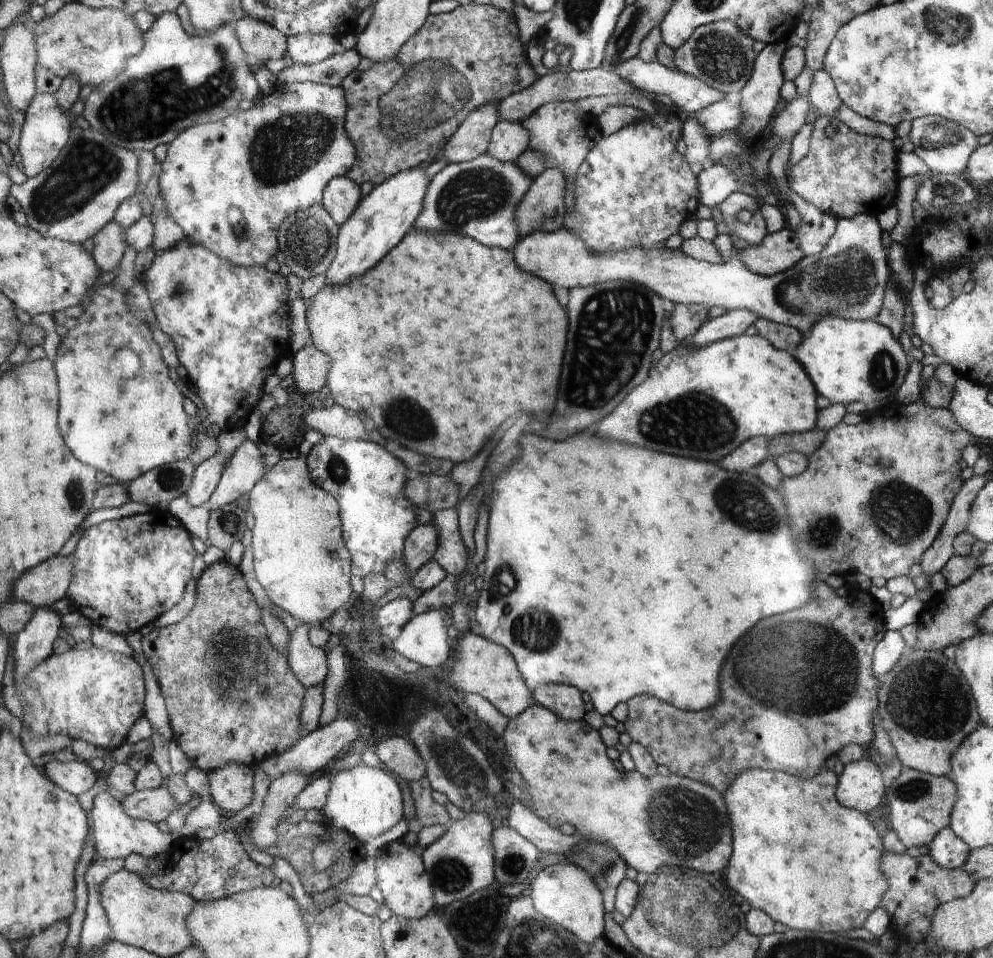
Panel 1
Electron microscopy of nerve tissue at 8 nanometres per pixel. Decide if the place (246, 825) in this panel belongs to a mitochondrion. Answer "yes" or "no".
no

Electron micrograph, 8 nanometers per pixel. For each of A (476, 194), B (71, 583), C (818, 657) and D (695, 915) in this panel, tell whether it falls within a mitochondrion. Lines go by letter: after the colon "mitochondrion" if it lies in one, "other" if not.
A: mitochondrion
B: other
C: mitochondrion
D: mitochondrion

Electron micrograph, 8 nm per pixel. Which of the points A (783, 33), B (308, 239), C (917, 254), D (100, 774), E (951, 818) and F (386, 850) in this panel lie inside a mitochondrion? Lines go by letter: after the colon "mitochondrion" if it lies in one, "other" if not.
A: other
B: mitochondrion
C: other
D: other
E: other
F: other

